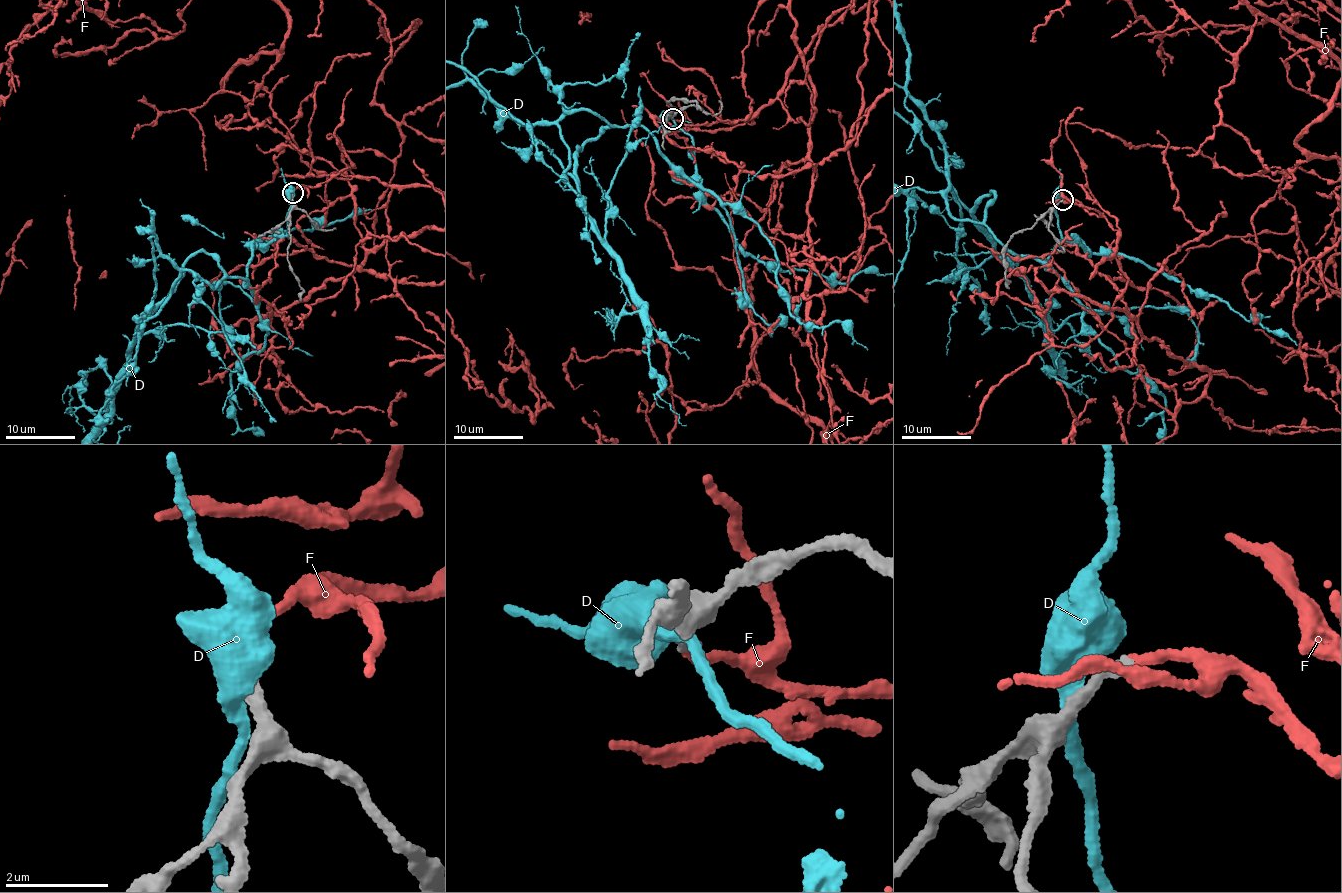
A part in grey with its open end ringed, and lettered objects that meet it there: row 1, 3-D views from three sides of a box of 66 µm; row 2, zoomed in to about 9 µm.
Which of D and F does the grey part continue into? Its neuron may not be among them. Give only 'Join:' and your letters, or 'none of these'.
Join: F

